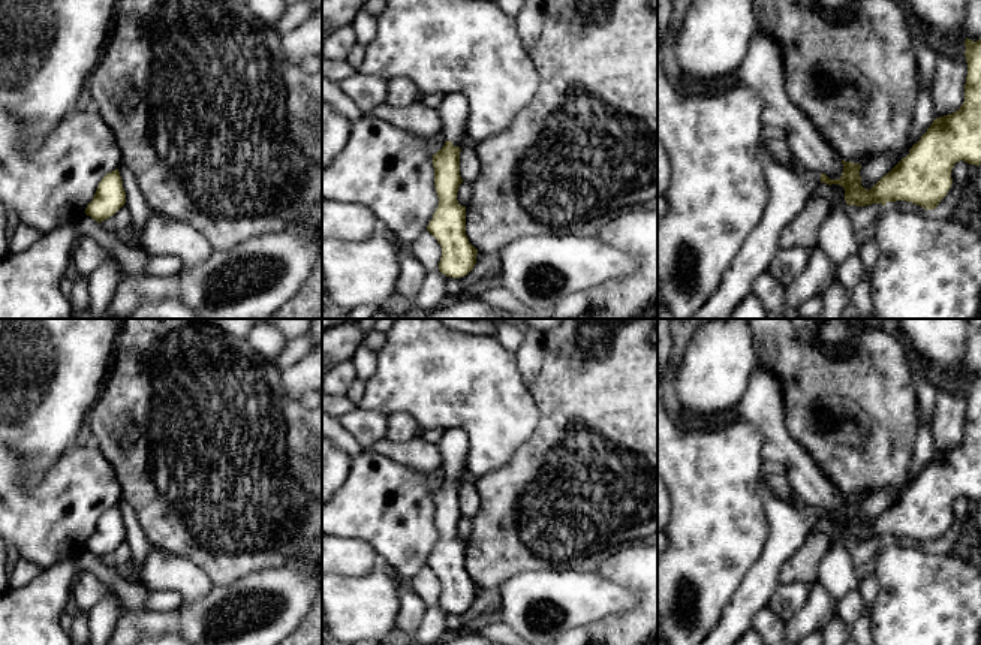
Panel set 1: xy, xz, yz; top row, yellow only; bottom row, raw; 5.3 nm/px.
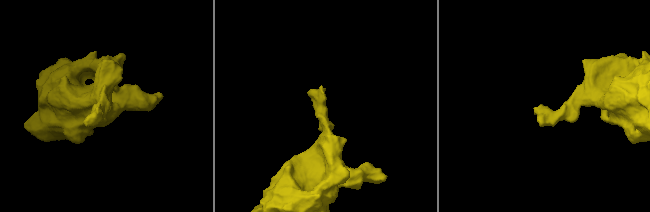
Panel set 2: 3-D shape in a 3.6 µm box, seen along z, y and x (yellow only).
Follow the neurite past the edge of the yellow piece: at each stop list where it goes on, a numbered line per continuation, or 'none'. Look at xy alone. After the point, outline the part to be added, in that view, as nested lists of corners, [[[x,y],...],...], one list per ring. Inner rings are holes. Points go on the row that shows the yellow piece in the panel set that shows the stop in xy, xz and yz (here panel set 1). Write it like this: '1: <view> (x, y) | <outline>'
none

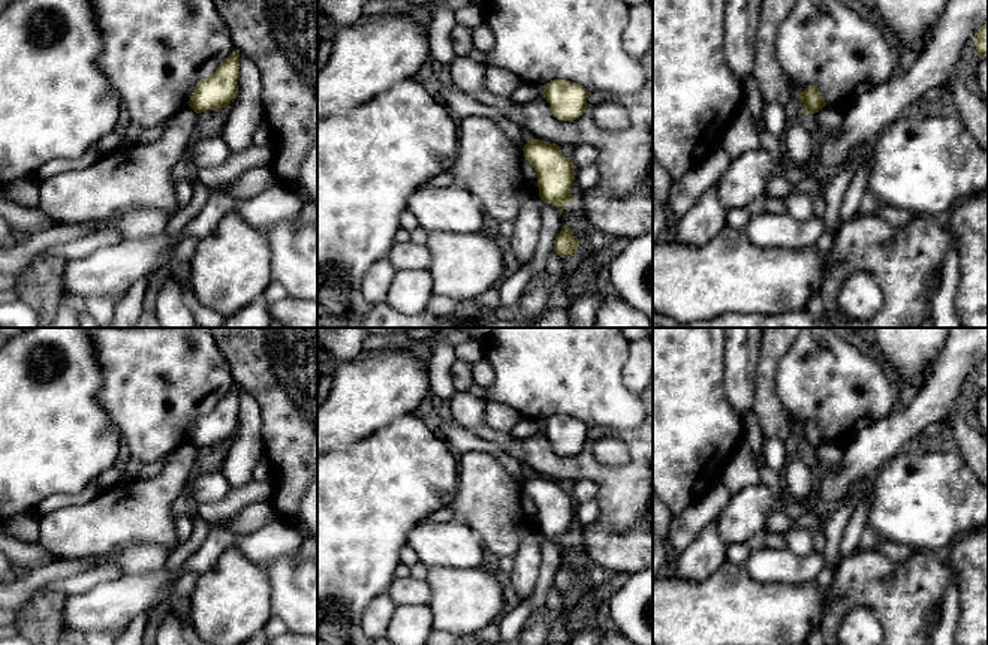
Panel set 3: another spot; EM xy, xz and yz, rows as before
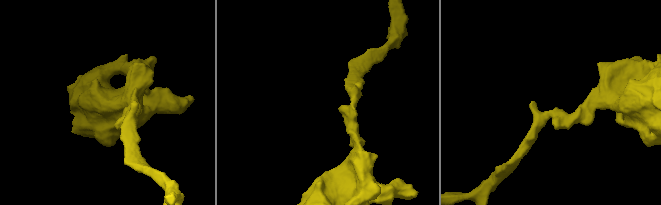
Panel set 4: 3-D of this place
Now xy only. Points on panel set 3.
none

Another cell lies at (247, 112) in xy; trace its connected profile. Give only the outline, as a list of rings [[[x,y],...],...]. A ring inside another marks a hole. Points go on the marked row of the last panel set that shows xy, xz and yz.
[[[240,52],[237,103],[229,112],[220,135],[229,142],[234,151],[241,151],[253,145],[251,138],[262,118],[263,97],[260,72],[246,54]]]

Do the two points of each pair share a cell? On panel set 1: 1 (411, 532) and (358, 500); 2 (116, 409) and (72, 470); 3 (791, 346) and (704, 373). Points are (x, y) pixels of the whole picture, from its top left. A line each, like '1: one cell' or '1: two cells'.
1: one cell
2: two cells
3: two cells

